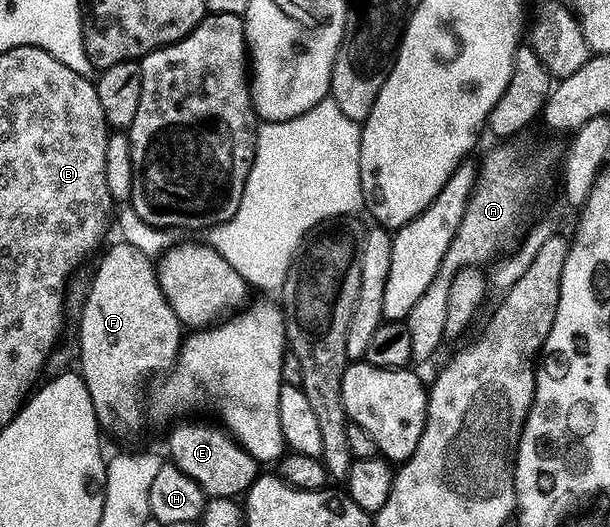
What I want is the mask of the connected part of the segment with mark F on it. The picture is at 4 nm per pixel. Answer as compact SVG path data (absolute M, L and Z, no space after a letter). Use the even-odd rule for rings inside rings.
M118 243L100 258L95 268L95 277L91 280L91 289L87 292L87 301L79 312L77 371L89 390L89 398L93 398L93 410L100 429L104 433L112 432L115 436L131 436L143 428L143 408L145 412L149 400L147 379L155 375L158 377L175 367L185 339L185 328L180 324L177 314L173 314L173 306L169 306L165 294L161 294L152 257L137 250L137 246Z

